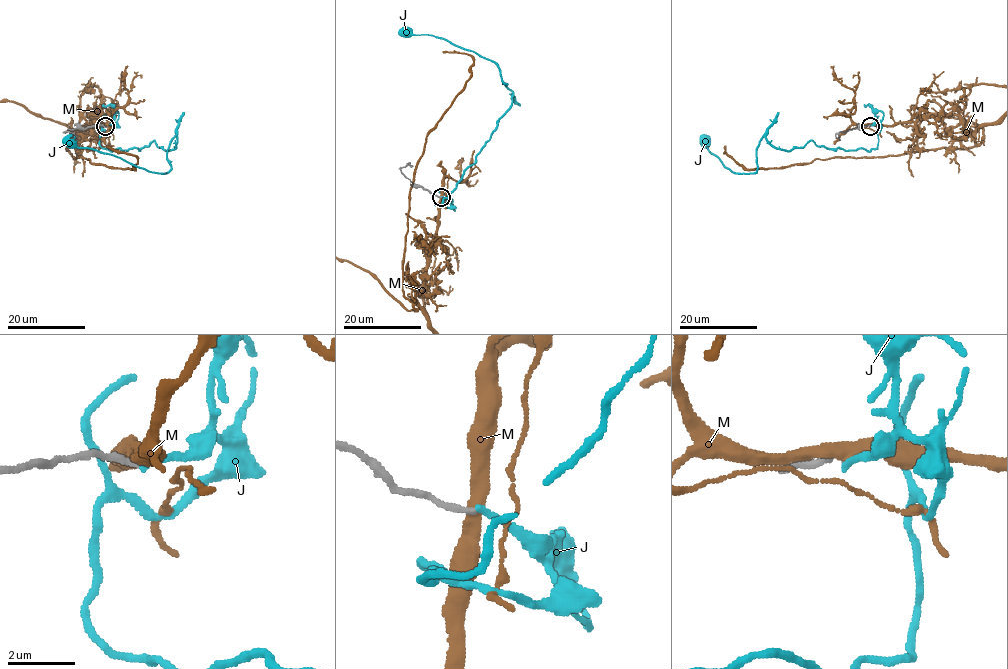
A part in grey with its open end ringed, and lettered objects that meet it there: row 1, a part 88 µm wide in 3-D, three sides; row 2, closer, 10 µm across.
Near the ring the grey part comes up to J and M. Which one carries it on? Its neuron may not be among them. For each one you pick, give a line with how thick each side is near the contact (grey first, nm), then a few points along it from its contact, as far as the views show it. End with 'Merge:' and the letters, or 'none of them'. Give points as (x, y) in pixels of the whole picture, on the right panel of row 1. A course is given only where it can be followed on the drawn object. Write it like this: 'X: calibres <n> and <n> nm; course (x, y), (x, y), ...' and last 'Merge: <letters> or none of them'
Merge: none of them

